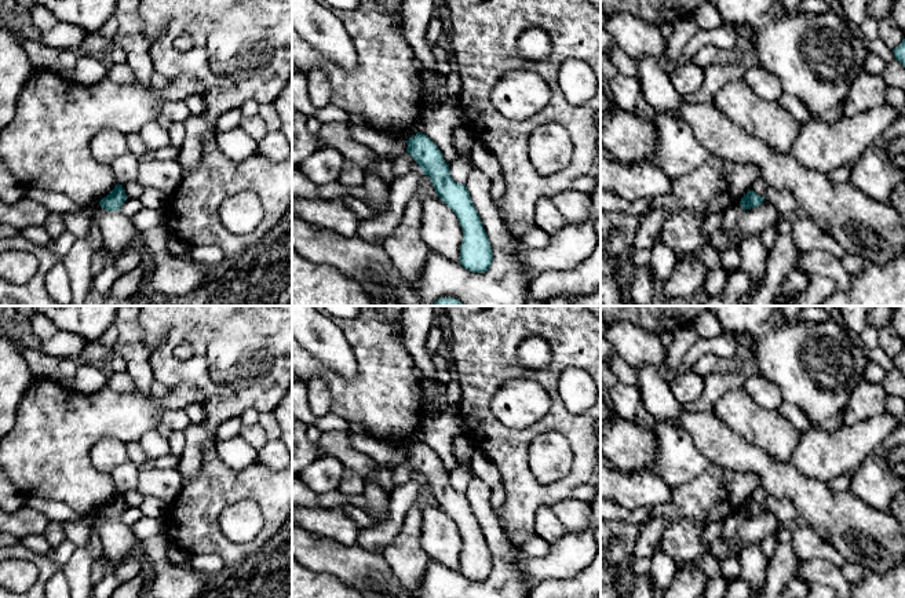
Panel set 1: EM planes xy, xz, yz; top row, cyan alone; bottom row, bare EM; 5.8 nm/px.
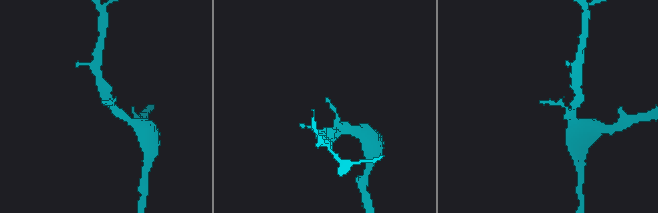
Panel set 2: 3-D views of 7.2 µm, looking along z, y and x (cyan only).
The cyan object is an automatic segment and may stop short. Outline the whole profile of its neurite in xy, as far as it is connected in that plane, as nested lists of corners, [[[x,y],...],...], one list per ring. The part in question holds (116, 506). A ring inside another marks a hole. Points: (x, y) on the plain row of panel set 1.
[[[116,493],[114,497],[99,510],[99,514],[105,517],[105,519],[120,519],[120,515],[128,507],[123,493]]]

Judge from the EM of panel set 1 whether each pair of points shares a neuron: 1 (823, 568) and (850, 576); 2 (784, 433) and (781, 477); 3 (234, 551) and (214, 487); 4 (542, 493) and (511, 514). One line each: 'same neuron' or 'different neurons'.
1: different neurons
2: different neurons
3: same neuron
4: same neuron

